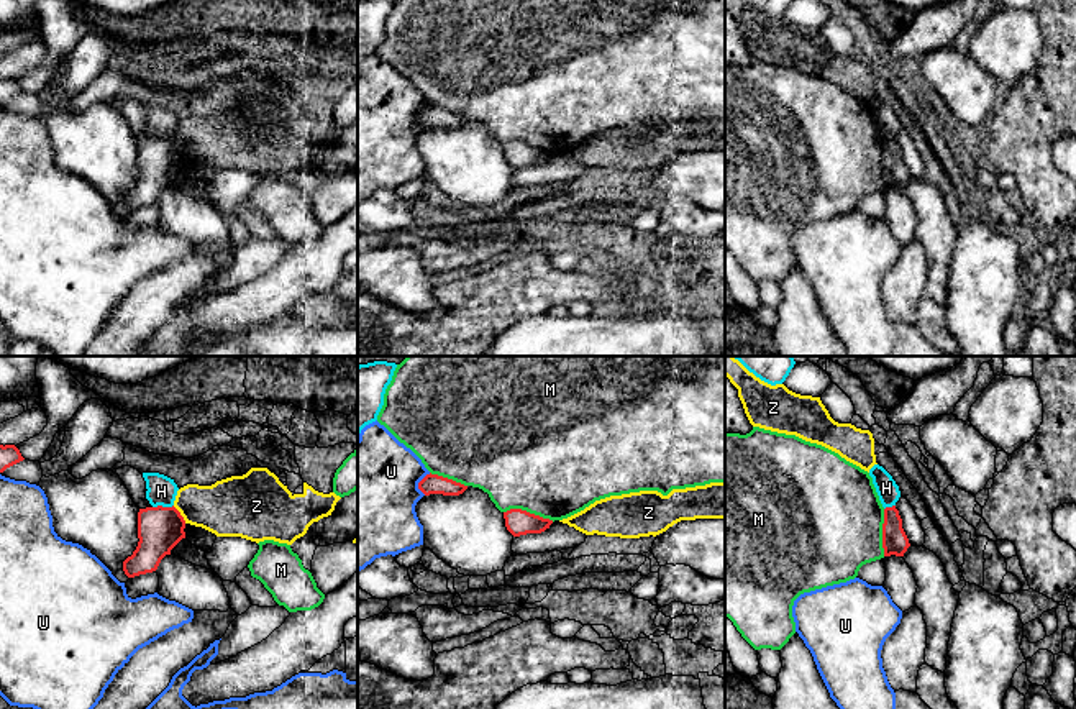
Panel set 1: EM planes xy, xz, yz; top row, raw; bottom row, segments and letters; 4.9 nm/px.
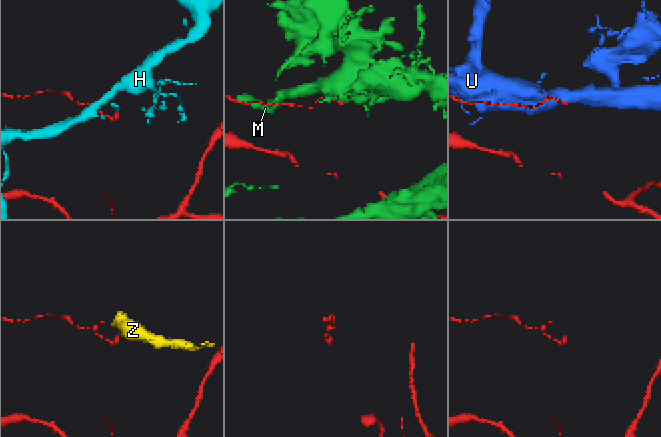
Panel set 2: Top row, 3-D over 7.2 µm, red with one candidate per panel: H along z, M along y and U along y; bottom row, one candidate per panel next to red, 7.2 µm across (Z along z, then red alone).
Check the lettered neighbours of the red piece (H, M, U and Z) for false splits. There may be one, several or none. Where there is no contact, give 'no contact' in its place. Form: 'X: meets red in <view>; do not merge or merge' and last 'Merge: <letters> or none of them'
H: meets red in xy; do not merge
M: meets red in xz; do not merge
U: meets red in xz; do not merge
Z: meets red in xy; do not merge
Merge: none of them

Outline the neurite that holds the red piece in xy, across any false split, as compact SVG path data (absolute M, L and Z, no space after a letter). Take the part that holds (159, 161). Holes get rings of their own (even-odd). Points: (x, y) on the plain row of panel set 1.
M146 140L138 144L138 179L131 189L123 194L123 204L128 210L153 205L161 192L171 187L171 182L185 171L185 153L172 140Z

